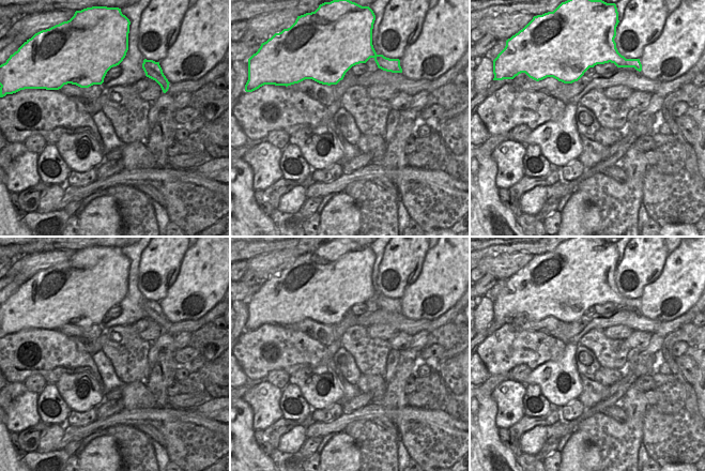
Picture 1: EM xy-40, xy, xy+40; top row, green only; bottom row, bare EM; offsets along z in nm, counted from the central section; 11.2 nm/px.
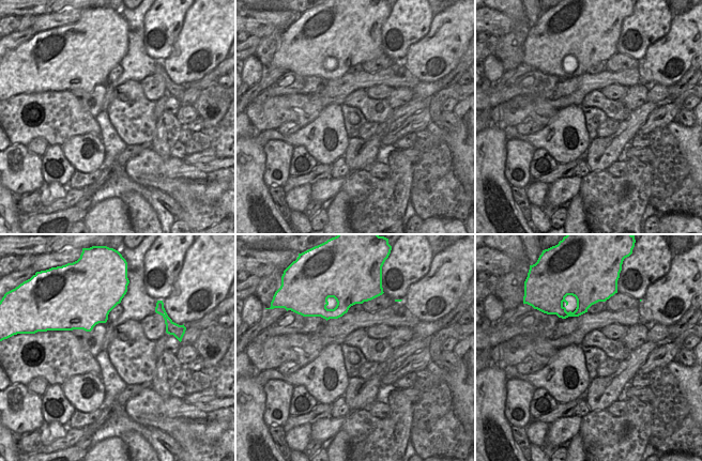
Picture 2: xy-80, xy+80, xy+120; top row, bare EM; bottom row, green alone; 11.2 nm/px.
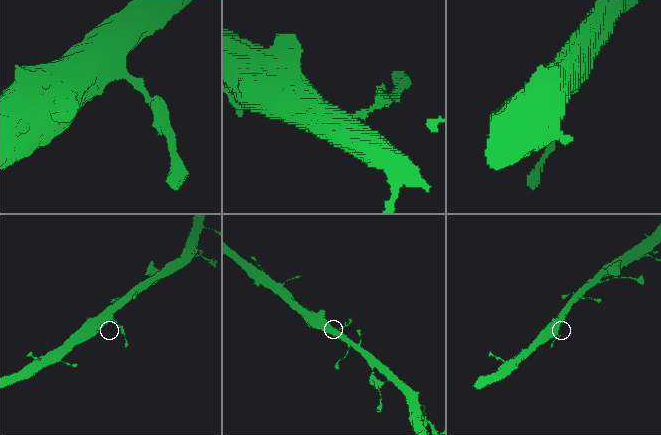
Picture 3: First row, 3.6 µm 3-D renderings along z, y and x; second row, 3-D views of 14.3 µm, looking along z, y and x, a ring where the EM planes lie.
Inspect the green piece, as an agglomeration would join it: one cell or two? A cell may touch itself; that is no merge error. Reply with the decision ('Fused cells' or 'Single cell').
Fused cells

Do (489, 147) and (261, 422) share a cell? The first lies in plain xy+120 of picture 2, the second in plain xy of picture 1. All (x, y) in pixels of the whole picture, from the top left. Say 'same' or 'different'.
different

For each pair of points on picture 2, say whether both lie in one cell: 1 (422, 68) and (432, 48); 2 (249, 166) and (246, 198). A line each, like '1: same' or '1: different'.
1: same
2: same

